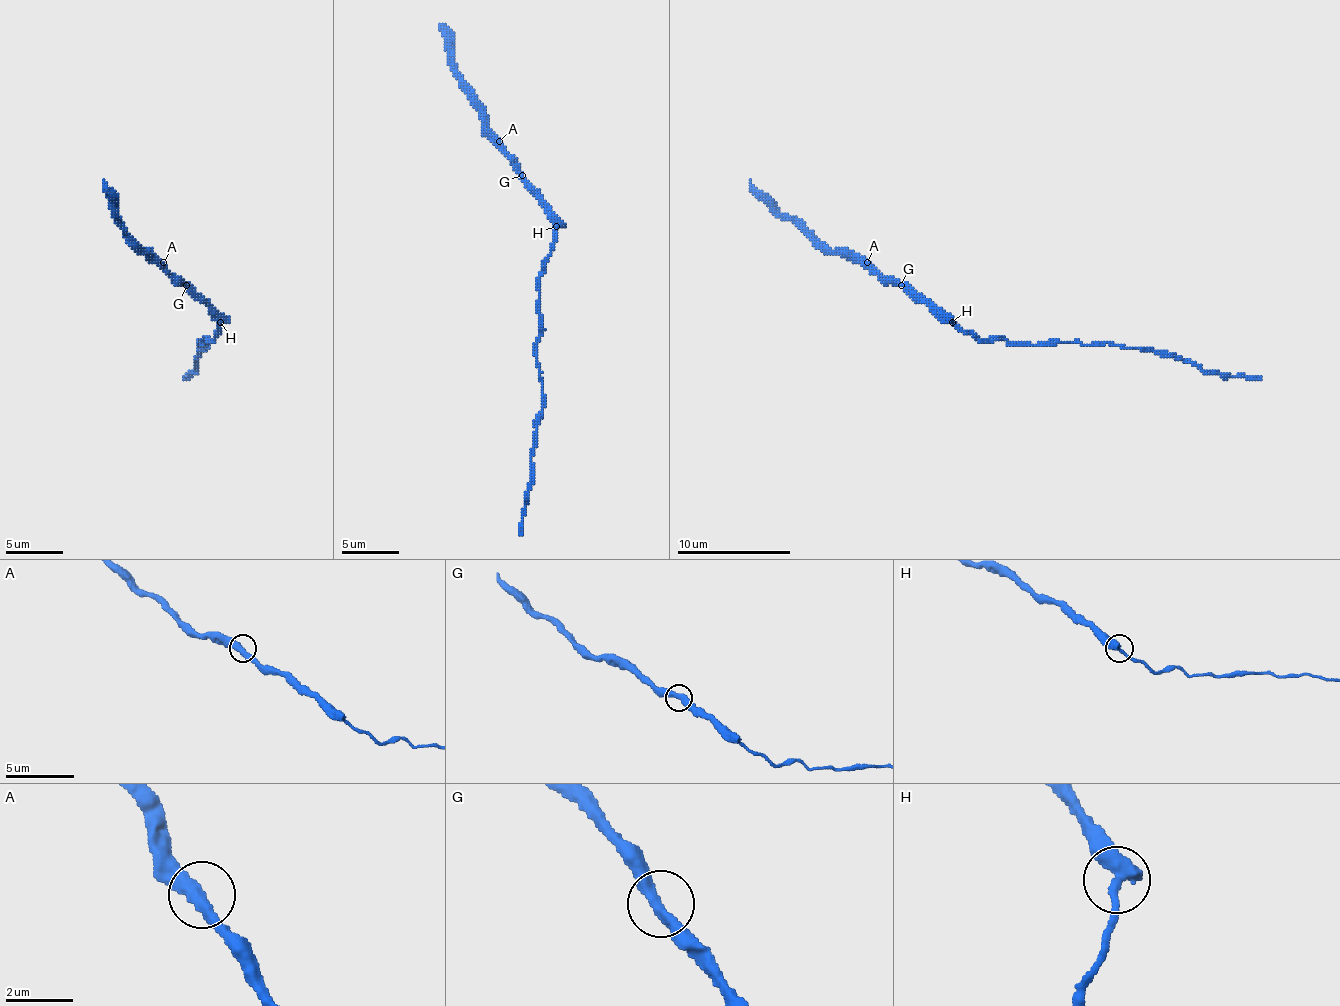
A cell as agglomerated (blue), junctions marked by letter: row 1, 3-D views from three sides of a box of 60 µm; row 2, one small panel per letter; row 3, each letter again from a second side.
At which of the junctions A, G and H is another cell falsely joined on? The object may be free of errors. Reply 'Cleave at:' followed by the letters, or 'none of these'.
Cleave at: H

